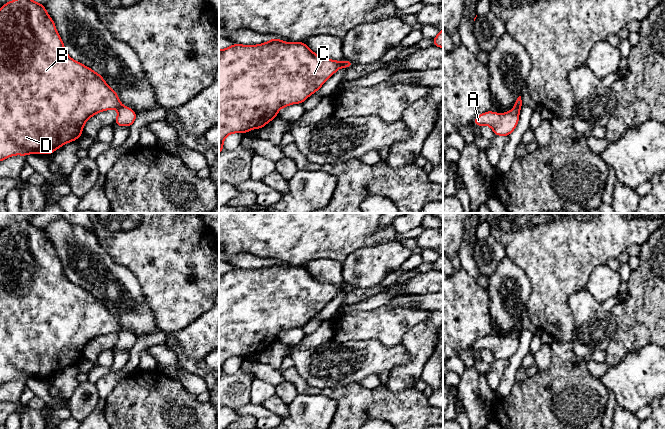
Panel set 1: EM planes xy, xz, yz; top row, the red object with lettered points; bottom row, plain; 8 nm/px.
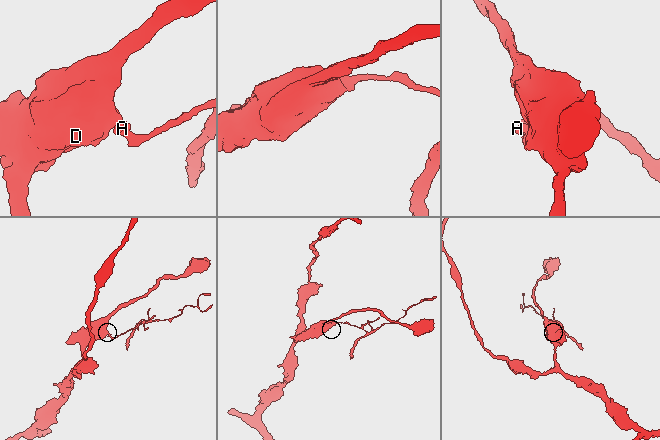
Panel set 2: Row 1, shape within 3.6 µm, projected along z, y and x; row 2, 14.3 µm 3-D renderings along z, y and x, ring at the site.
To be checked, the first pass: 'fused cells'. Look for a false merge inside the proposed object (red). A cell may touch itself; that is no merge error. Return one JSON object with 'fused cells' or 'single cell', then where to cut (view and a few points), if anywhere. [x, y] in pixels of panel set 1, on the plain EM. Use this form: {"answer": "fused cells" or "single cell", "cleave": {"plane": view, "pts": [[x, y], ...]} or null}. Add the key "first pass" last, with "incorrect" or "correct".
{"answer": "fused cells", "cleave": {"plane": "yz", "pts": [[514, 330], [520, 332]]}, "first pass": "correct"}

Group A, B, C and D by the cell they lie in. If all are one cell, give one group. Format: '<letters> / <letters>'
A / B C D

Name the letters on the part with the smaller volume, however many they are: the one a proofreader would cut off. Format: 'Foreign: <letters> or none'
Foreign: A

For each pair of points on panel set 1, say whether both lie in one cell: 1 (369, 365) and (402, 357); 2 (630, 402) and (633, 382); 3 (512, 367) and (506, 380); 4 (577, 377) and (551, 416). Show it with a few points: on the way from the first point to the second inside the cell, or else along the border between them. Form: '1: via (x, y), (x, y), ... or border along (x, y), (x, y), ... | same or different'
1: via (377, 358), (394, 357) | same
2: via (630, 397), (633, 387) | same
3: via (511, 370), (509, 377) | same
4: via (567, 387), (566, 394), (552, 407) | same

